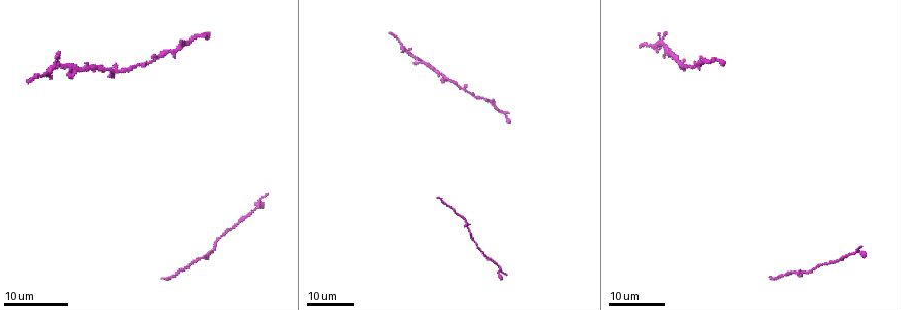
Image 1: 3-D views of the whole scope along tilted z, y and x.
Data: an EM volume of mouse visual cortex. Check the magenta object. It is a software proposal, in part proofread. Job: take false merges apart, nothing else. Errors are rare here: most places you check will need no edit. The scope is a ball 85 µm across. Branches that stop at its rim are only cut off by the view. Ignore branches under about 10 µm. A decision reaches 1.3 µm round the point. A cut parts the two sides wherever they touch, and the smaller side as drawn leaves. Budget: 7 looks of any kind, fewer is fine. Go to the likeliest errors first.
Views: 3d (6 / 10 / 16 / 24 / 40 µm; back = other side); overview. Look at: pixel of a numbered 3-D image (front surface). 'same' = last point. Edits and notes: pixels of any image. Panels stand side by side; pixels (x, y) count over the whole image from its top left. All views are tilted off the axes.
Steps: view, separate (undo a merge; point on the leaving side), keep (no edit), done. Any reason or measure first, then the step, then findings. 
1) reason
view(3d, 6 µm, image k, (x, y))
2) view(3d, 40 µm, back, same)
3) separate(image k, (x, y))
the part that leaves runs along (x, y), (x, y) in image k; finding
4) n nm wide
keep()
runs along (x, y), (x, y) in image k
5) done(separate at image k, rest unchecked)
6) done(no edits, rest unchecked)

side arm on a straight run
view(3d, 24 µm, image 1, (114, 68))

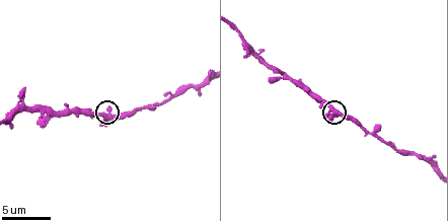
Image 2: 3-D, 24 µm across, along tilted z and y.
view(3d, 6 µm, image 2, (335, 111))

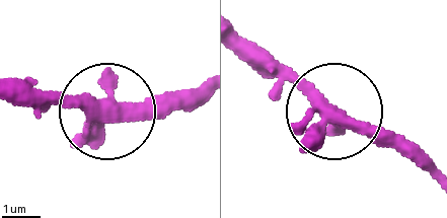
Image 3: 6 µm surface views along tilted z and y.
370 nm wide
keep()
continuous, no second neuron

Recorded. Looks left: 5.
narrows sharply
view(3d, 24 µm, image 1, (804, 273))

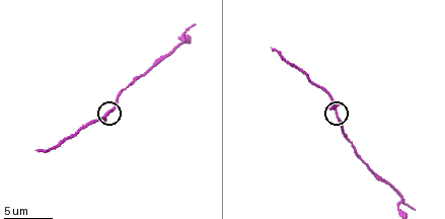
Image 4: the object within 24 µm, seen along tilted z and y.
view(3d, 10 µm, image 4, (337, 111))

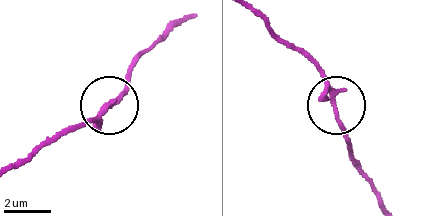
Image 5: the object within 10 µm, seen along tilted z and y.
160 nm wide
keep()
runs along (12, 168), (90, 120), (131, 81) in image 5; one neuron here

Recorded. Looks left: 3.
thick turns thin
view(3d, 10 µm, image 2, (170, 97))

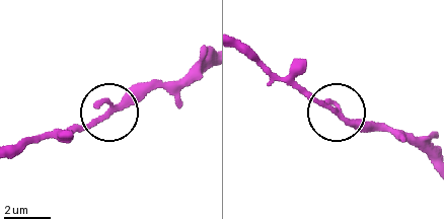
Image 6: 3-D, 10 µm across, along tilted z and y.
keep()
continuous, no second neuron

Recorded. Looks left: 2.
view(3d, 6 µm, image 4, (147, 68))

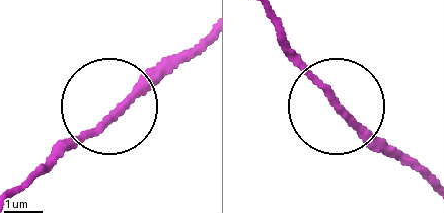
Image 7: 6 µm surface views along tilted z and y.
view(3d, 6 µm, back, image 7, (339, 111))

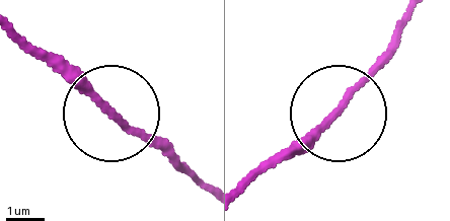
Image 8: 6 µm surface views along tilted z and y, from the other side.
keep()
runs along (403, 20), (392, 56), (347, 108), (270, 170) in image 8; one neuron here

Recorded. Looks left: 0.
done(no edits, rest unchecked)

